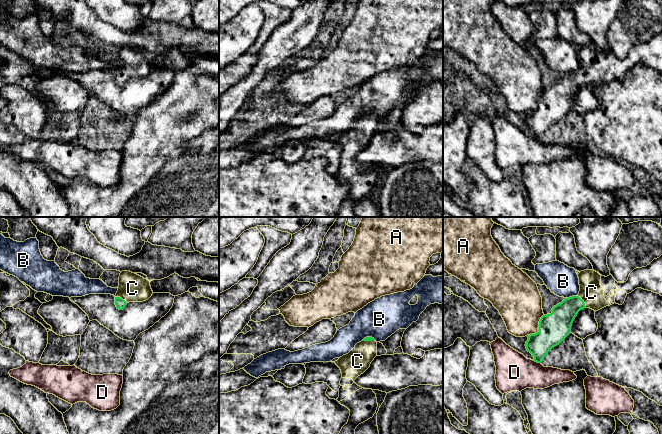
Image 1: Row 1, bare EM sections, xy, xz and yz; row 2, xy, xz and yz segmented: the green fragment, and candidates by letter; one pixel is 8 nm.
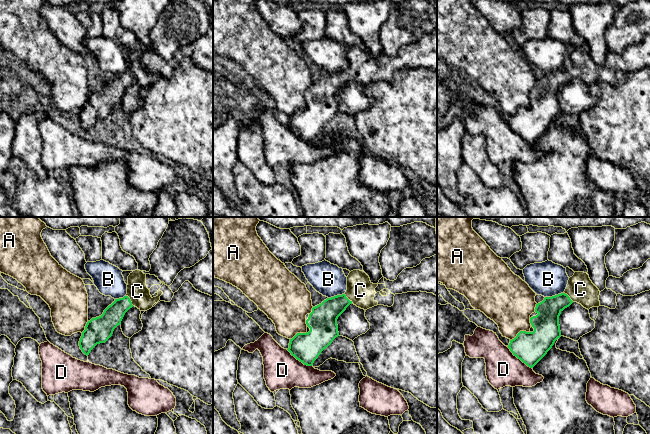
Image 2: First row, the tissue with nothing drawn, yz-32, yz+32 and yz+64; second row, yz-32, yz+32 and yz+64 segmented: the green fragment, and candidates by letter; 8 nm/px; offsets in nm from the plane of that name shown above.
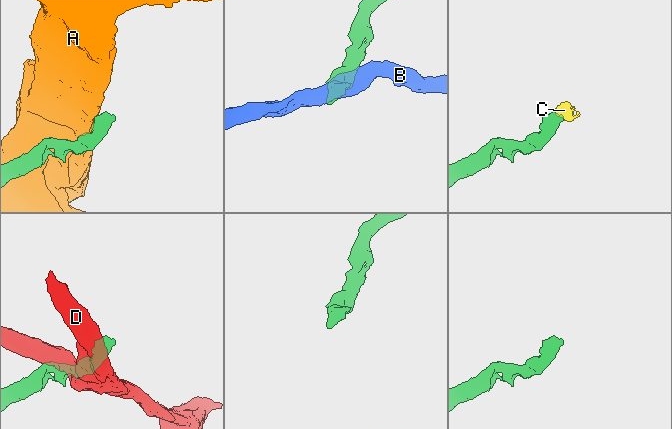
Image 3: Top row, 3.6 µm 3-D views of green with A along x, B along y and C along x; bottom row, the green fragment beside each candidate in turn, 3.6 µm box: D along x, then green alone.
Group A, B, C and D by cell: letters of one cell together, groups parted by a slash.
A / B / C / D

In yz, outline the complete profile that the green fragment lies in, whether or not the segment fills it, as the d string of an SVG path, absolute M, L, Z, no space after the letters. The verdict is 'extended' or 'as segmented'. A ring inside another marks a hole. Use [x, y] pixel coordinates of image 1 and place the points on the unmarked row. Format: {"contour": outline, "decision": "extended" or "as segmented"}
{"contour": "M662 31L646 43L634 45L624 59L618 59L611 50L605 53L594 46L581 47L578 54L579 70L565 74L552 84L551 90L543 91L539 97L539 107L528 112L525 122L527 127L534 132L533 137L541 139L548 128L570 110L572 99L580 86L590 84L598 87L614 79L622 81L626 72L637 64L652 67L662 72Z", "decision": "extended"}

